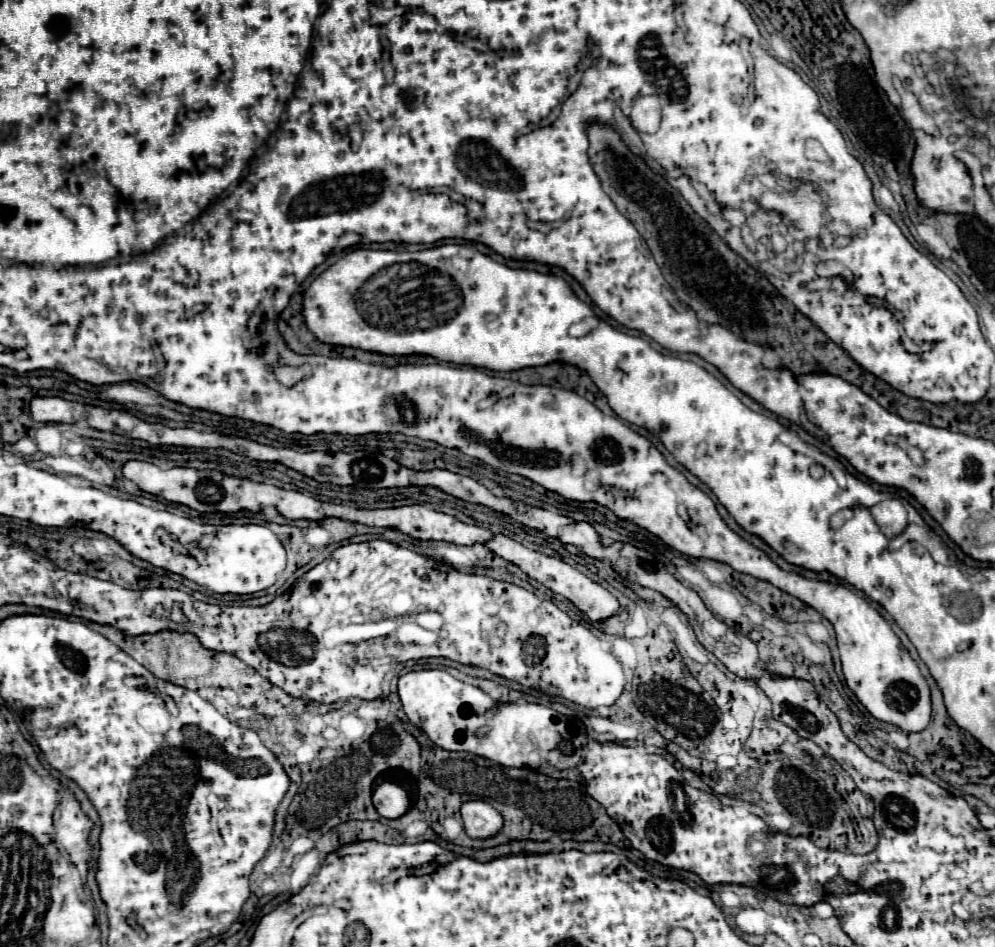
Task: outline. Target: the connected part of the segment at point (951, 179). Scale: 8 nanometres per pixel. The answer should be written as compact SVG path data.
M915 135L915 153L911 163L911 175L915 183L915 195L929 207L929 211L949 211L951 215L973 213L973 185L965 165L953 155L953 147L947 139L927 135Z

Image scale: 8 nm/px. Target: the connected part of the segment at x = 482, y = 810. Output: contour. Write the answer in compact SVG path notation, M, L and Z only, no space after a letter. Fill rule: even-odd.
M469 801L461 807L465 831L473 839L487 839L501 831L503 817L485 801Z

